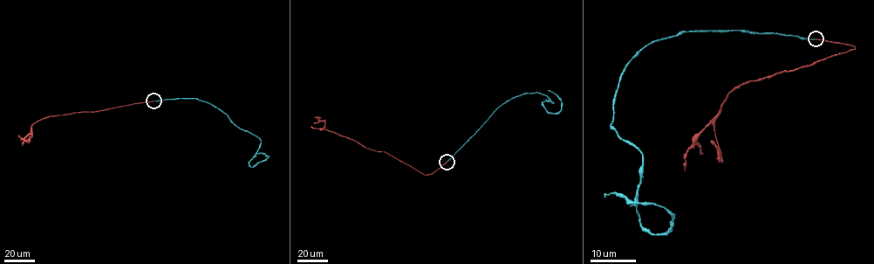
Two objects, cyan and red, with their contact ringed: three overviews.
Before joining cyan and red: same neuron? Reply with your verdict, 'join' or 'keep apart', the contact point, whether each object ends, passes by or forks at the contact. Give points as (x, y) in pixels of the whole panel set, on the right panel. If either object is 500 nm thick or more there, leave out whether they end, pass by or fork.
join; place (815, 38); cyan ends; red ends

